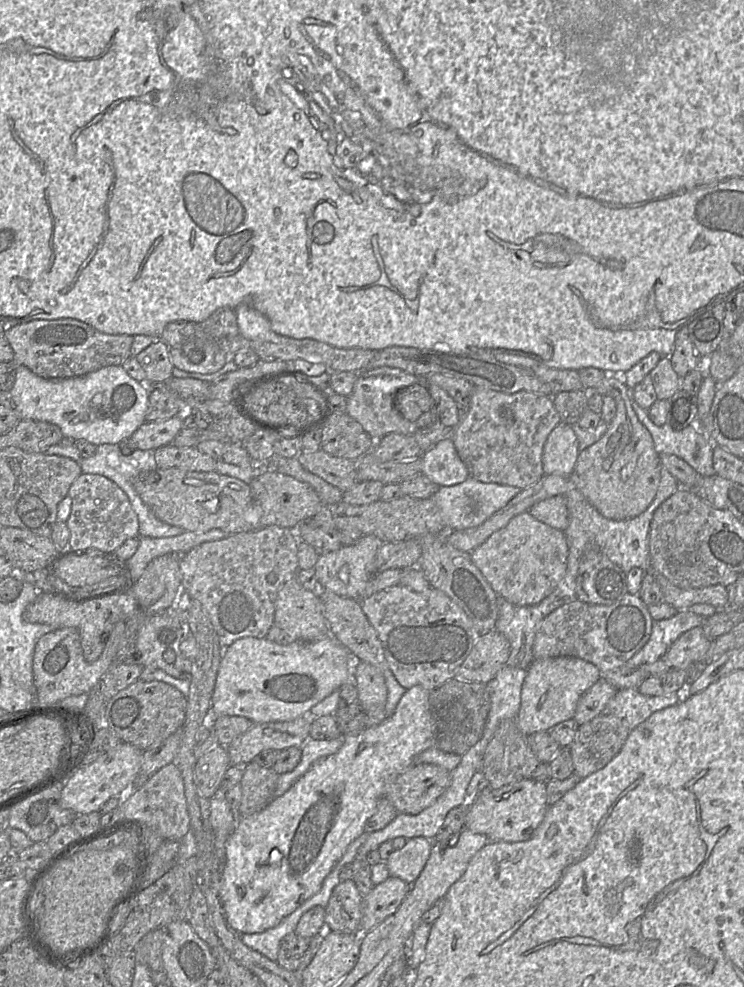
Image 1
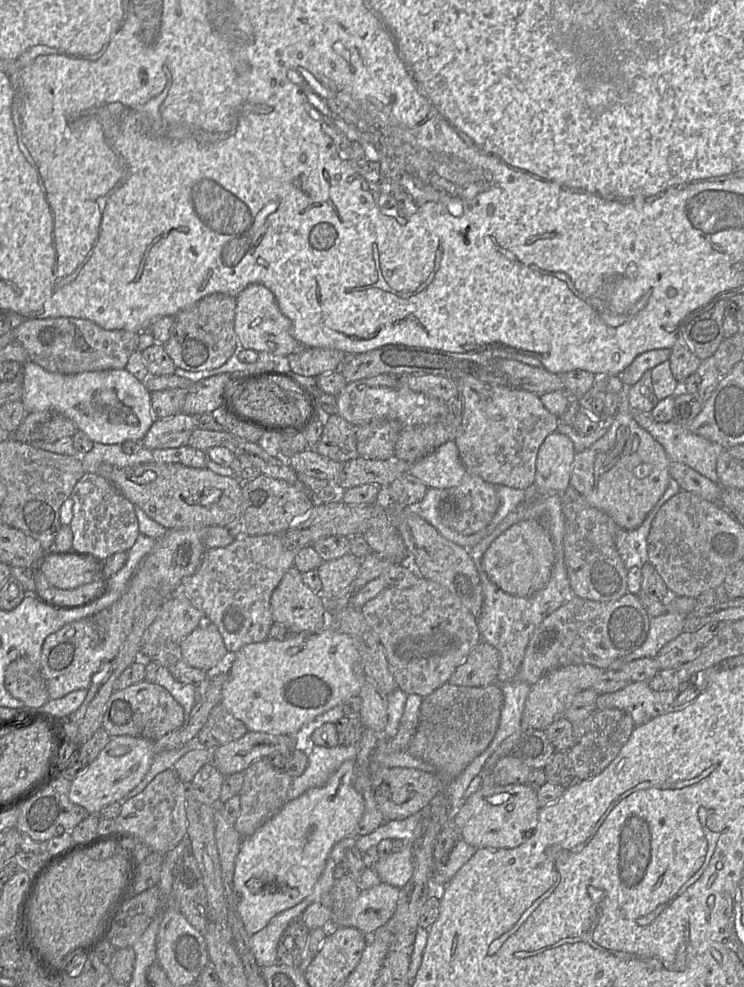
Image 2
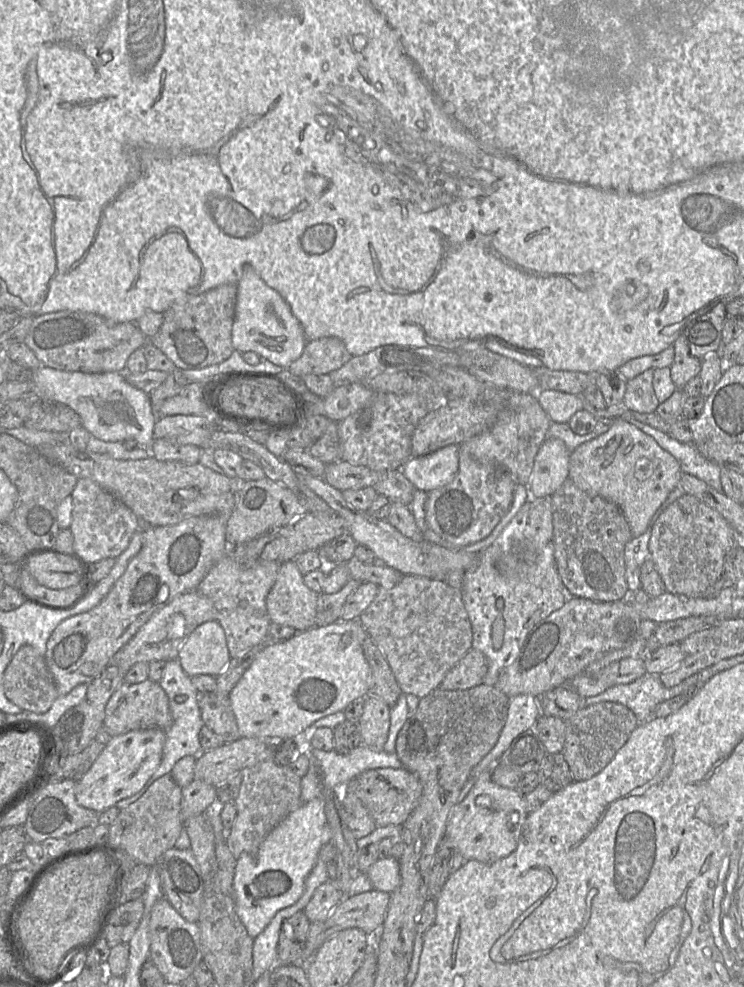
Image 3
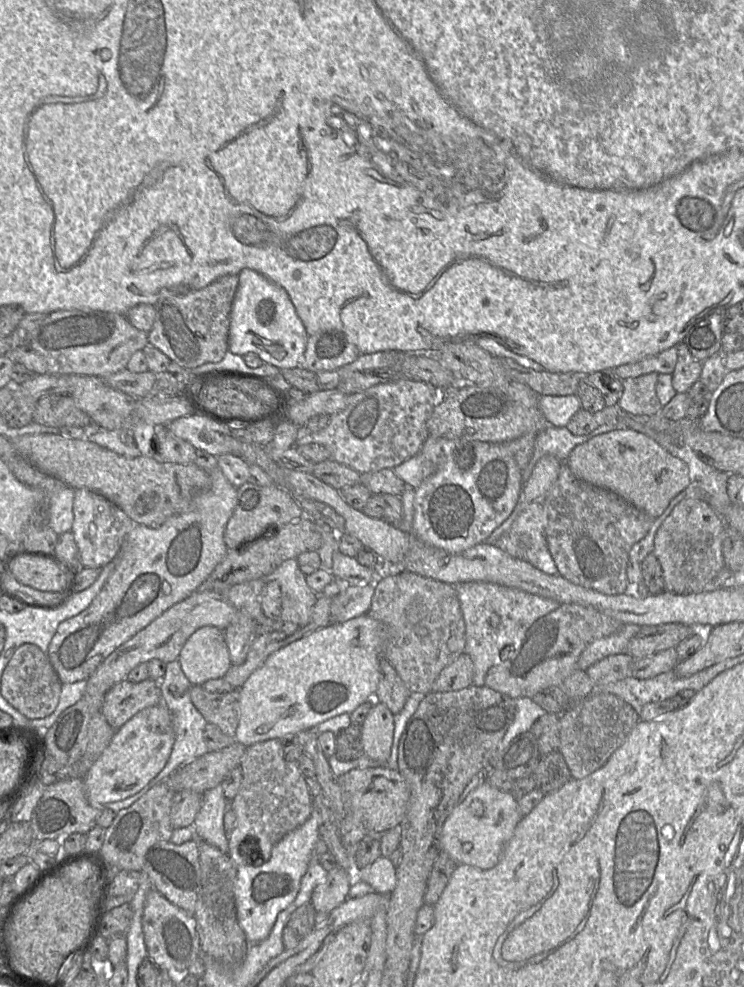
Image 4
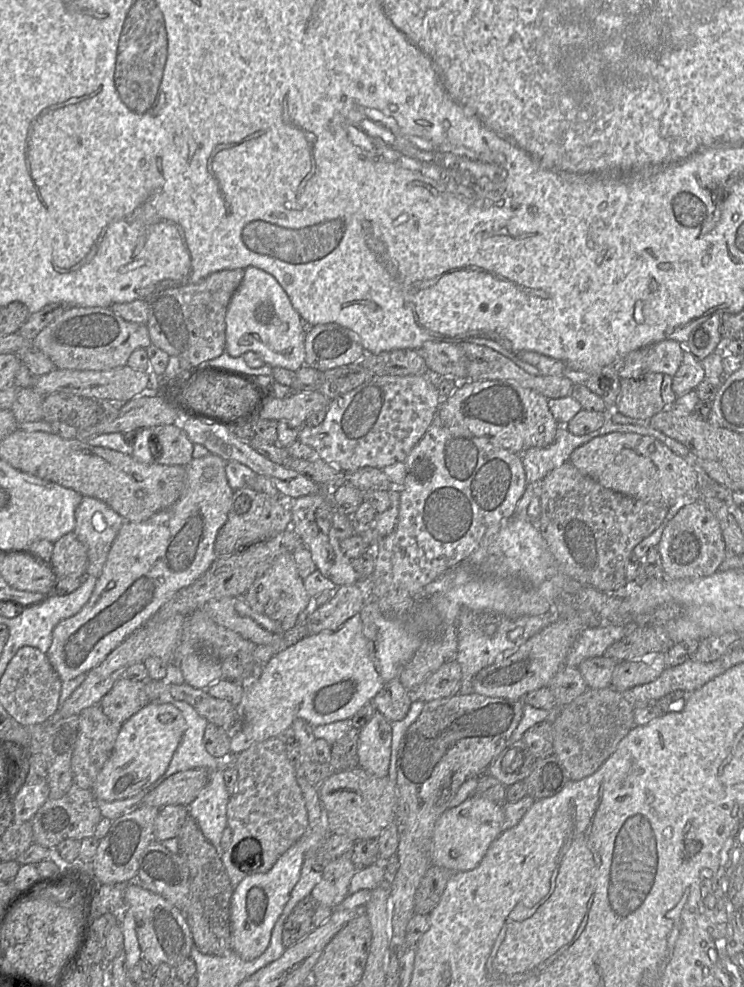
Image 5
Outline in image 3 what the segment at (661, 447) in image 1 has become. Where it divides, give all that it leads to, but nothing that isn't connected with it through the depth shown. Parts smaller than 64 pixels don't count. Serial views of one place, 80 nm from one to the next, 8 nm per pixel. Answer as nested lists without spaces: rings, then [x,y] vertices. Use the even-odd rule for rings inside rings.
[[[631,417],[620,418],[651,436],[660,447],[669,452],[678,462],[683,473],[693,475],[717,491],[723,491],[720,480],[720,466],[705,458],[694,444],[682,443],[666,433]]]

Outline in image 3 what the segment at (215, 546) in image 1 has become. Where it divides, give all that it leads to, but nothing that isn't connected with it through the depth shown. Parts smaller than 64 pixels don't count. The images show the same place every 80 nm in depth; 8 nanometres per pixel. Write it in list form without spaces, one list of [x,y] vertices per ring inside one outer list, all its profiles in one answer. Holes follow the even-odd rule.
[[[226,553],[194,590],[212,601],[216,609],[215,621],[224,630],[231,659],[240,658],[268,637],[271,621],[267,613],[266,597],[275,583],[281,564],[260,560],[249,568],[242,568]]]

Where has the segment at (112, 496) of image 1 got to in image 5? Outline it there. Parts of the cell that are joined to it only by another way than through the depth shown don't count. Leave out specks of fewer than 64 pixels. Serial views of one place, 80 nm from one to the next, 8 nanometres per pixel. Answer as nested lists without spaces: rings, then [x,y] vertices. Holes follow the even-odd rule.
[[[83,496],[75,510],[73,533],[87,549],[86,575],[98,577],[125,520],[107,504]]]

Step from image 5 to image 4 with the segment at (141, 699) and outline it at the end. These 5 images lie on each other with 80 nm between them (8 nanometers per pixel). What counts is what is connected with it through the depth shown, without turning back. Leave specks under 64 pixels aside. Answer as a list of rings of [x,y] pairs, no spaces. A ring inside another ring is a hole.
[[[125,679],[106,693],[101,713],[110,726],[117,730],[141,710],[161,703],[158,682],[151,679],[130,682]]]

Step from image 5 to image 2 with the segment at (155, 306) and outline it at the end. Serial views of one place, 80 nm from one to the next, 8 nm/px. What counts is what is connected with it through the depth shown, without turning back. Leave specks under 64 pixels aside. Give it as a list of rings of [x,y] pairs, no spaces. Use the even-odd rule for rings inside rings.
[[[214,293],[182,309],[175,318],[170,338],[162,344],[174,365],[178,368],[197,372],[219,368],[239,349],[234,330],[236,297]]]

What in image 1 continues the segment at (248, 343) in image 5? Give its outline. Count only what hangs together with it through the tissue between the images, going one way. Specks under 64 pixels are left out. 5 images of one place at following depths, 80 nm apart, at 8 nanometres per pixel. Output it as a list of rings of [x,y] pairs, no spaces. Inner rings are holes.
[[[248,304],[236,308],[239,334],[249,340],[277,341],[279,334],[272,331],[268,318]]]

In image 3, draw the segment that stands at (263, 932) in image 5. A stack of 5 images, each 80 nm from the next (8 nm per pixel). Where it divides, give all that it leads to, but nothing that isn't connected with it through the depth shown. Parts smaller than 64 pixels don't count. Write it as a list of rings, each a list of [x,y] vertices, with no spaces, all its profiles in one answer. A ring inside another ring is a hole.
[[[316,797],[289,813],[264,839],[256,854],[242,853],[236,861],[233,888],[236,913],[251,938],[257,937],[276,913],[295,904],[304,892],[305,881],[314,868],[321,847],[332,842],[332,832],[325,814],[325,800]]]

